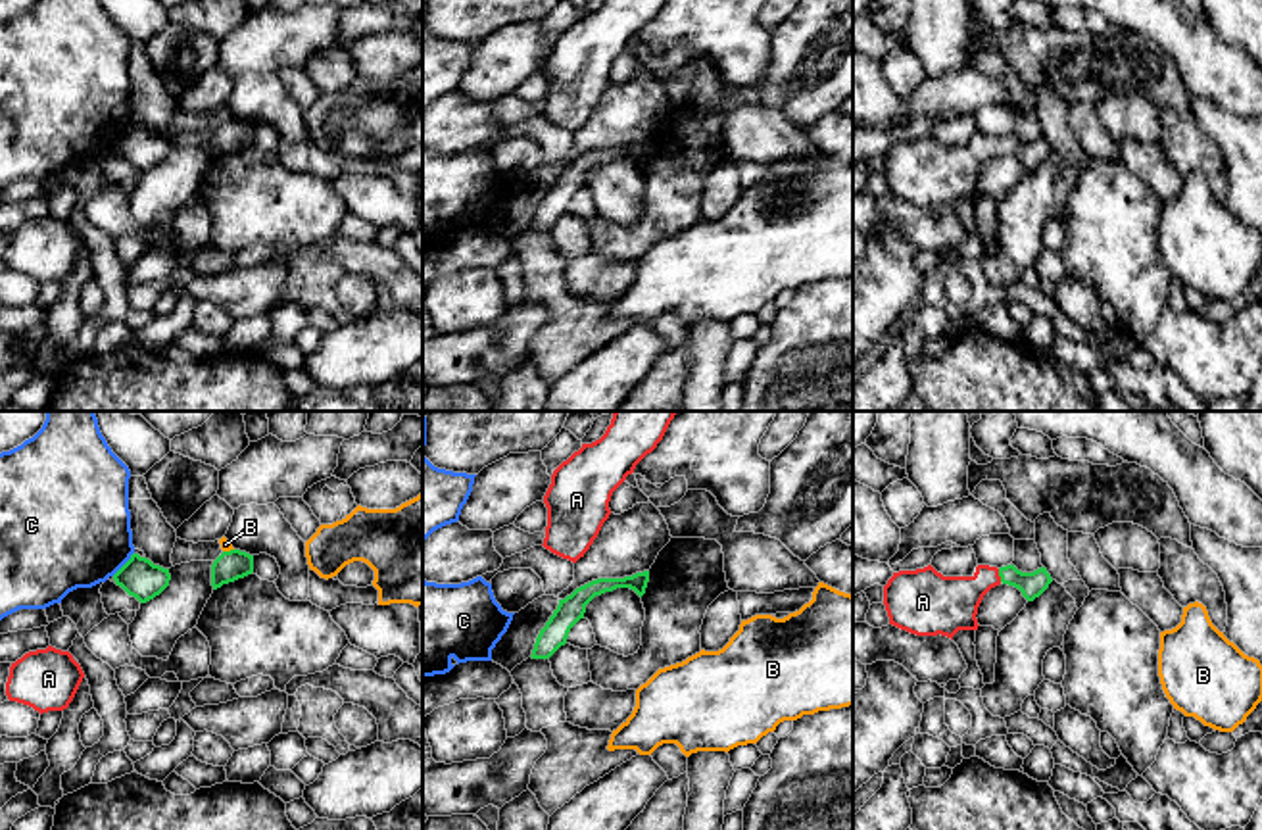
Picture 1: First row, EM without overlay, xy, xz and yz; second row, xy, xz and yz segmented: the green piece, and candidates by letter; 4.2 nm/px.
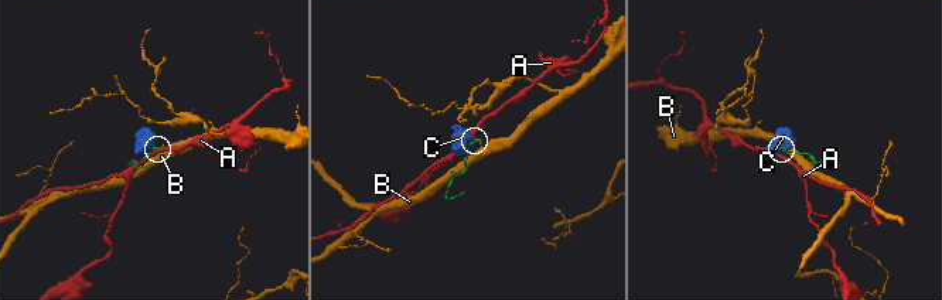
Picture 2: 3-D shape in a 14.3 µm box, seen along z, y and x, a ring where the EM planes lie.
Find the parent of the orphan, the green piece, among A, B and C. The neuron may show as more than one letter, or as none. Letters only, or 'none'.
A

